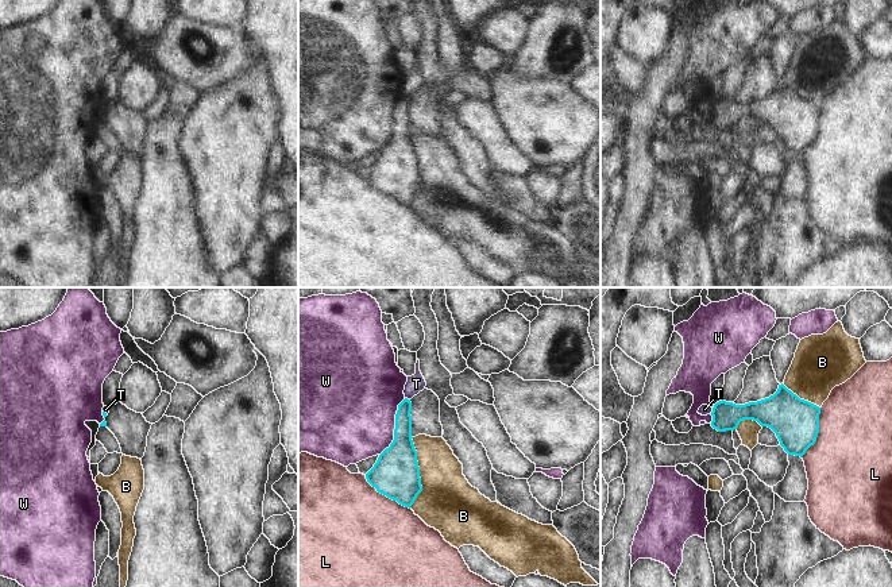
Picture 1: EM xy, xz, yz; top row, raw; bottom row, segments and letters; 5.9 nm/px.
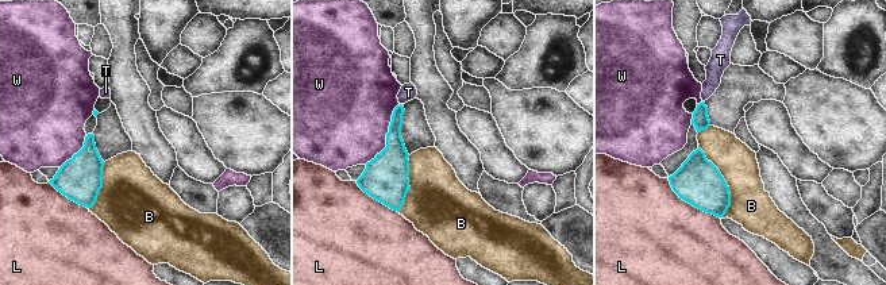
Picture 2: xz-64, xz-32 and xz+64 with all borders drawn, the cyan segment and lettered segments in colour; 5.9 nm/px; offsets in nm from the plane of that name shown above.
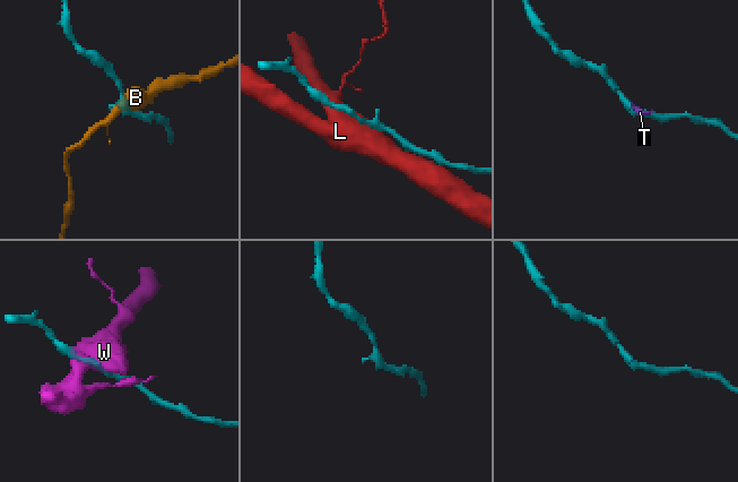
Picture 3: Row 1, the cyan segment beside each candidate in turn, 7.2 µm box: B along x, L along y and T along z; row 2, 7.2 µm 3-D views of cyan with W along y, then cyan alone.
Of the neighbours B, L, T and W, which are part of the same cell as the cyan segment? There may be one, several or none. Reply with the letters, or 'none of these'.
none of these

